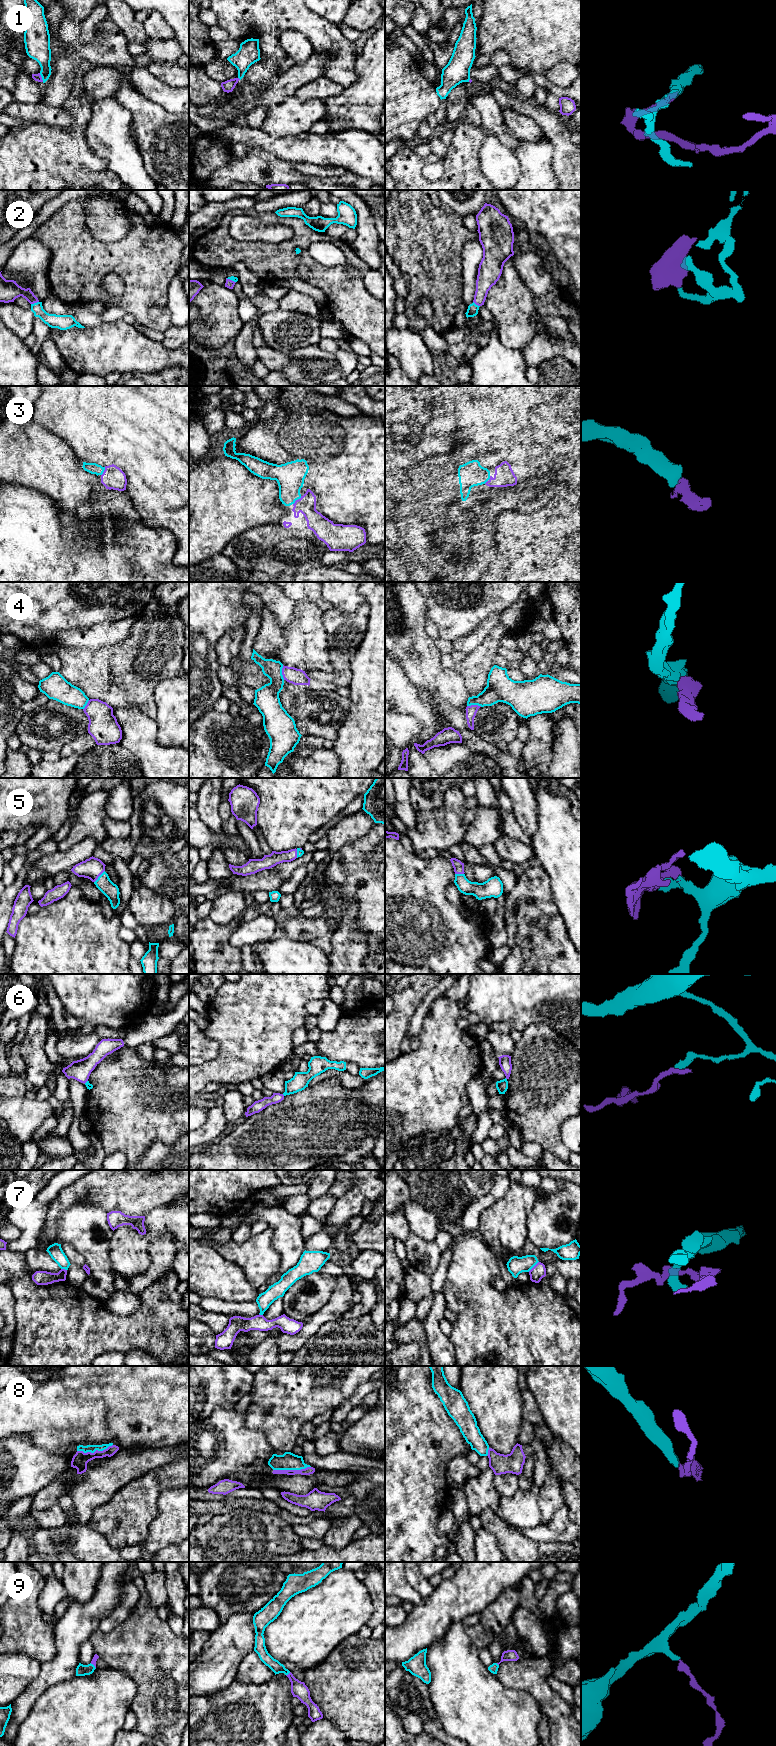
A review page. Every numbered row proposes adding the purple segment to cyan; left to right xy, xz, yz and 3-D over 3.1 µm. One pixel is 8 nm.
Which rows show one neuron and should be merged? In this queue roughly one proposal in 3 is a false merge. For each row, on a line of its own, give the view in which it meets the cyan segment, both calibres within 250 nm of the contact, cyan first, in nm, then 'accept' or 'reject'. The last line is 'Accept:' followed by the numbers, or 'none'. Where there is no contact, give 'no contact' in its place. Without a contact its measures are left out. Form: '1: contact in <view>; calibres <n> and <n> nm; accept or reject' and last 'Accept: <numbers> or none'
1: contact in xy; calibres 200 and 60 nm; reject
2: contact in xy; calibres 110 and 160 nm; accept
3: contact in xz; calibres 220 and 150 nm; accept
4: contact in xz; calibres 190 and 130 nm; reject
5: contact in xy; calibres 120 and 170 nm; accept
6: contact in xy; calibres 50 and 170 nm; reject
7: contact in yz; calibres 140 and 110 nm; reject
8: contact in xz; calibres 140 and 60 nm; accept
9: contact in xz; calibres 90 and 130 nm; accept
Accept: 2, 3, 5, 8, 9

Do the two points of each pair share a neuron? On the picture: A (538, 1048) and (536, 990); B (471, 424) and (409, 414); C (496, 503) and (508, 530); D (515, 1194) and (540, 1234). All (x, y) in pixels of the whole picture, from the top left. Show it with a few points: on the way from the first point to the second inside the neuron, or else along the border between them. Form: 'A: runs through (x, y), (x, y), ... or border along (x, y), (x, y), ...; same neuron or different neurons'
A: border along (521, 1031), (532, 1024), (543, 1022), (558, 1033); different neurons
B: border along (431, 396), (431, 417), (424, 426); different neurons
C: border along (524, 511), (503, 509), (497, 515), (494, 526); different neurons
D: border along (537, 1192), (526, 1220), (526, 1237); different neurons

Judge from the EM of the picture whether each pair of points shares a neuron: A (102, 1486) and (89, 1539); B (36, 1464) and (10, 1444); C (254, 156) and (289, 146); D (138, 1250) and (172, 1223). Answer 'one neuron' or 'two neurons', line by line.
A: two neurons
B: one neuron
C: two neurons
D: one neuron

